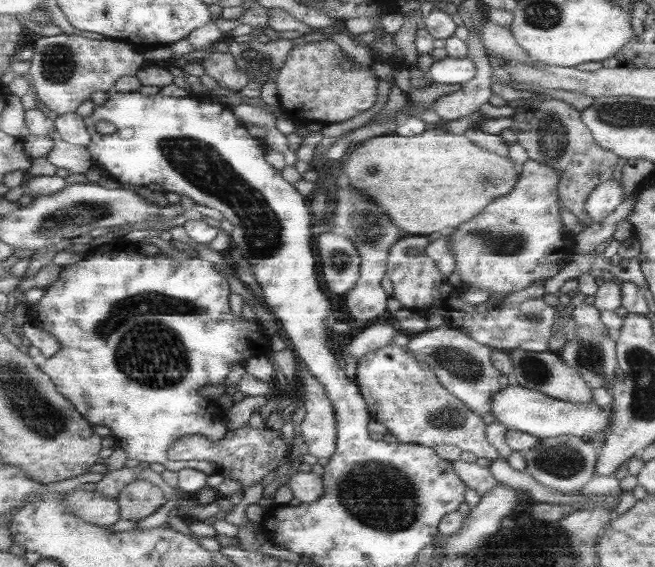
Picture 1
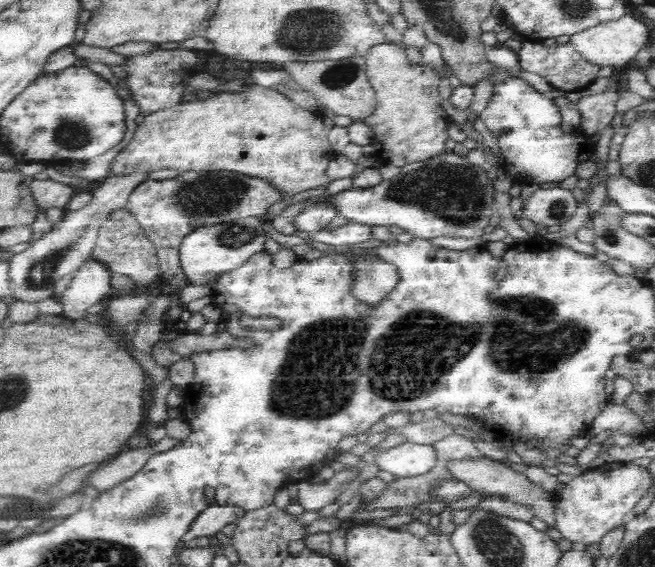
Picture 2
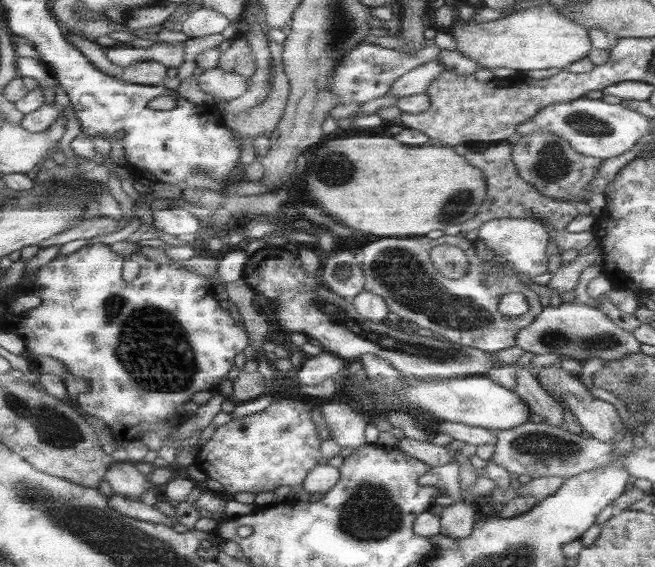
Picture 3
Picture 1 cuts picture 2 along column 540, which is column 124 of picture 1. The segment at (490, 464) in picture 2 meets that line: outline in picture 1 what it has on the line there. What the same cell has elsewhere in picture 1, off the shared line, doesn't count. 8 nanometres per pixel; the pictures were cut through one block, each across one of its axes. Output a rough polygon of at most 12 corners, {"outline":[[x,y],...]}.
{"outline":[[136,480],[120,493],[123,520],[143,520],[168,502],[163,490]]}

